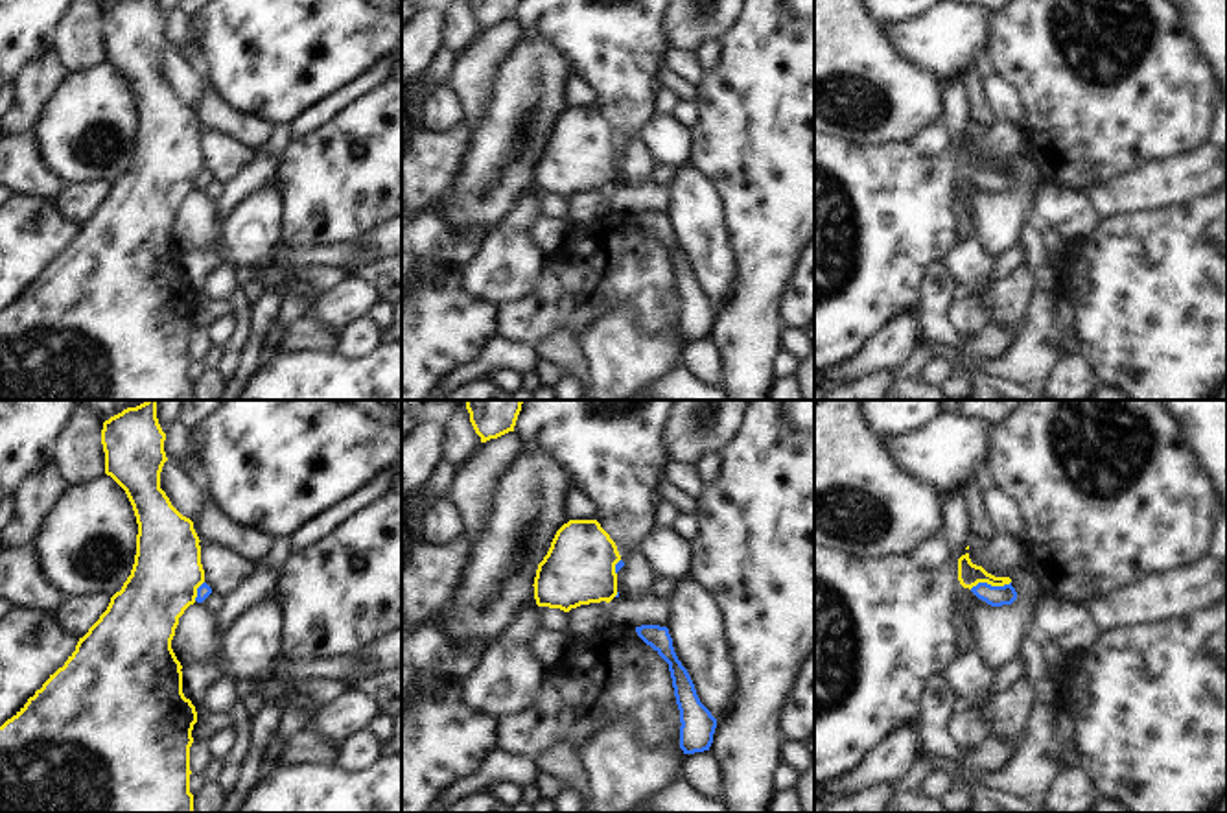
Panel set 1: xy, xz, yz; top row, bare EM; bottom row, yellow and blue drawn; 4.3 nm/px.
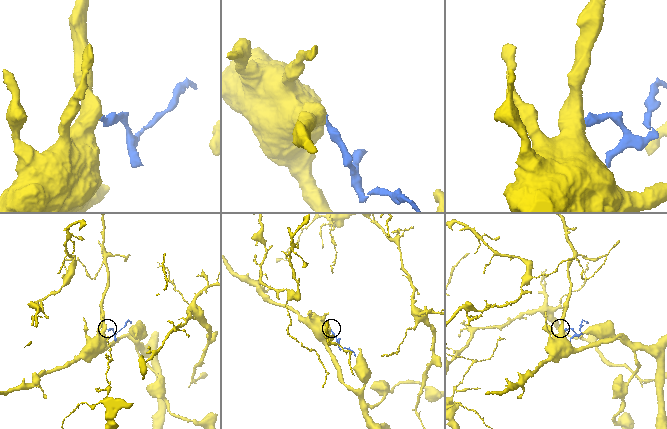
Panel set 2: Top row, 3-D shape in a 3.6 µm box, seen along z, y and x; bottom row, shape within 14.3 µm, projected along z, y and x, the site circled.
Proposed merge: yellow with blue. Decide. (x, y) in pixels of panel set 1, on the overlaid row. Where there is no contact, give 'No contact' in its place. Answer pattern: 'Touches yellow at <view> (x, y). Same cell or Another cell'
Touches yellow at yz (990, 583). Another cell

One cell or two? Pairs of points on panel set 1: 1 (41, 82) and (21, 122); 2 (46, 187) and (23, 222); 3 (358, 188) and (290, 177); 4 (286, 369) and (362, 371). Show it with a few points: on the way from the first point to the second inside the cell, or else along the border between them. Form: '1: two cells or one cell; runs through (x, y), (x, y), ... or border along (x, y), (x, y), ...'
1: one cell; runs through (32, 91), (24, 113)
2: two cells; border along (35, 196), (52, 203)
3: one cell; runs through (341, 181), (306, 177)
4: one cell; runs through (304, 371), (343, 371)

